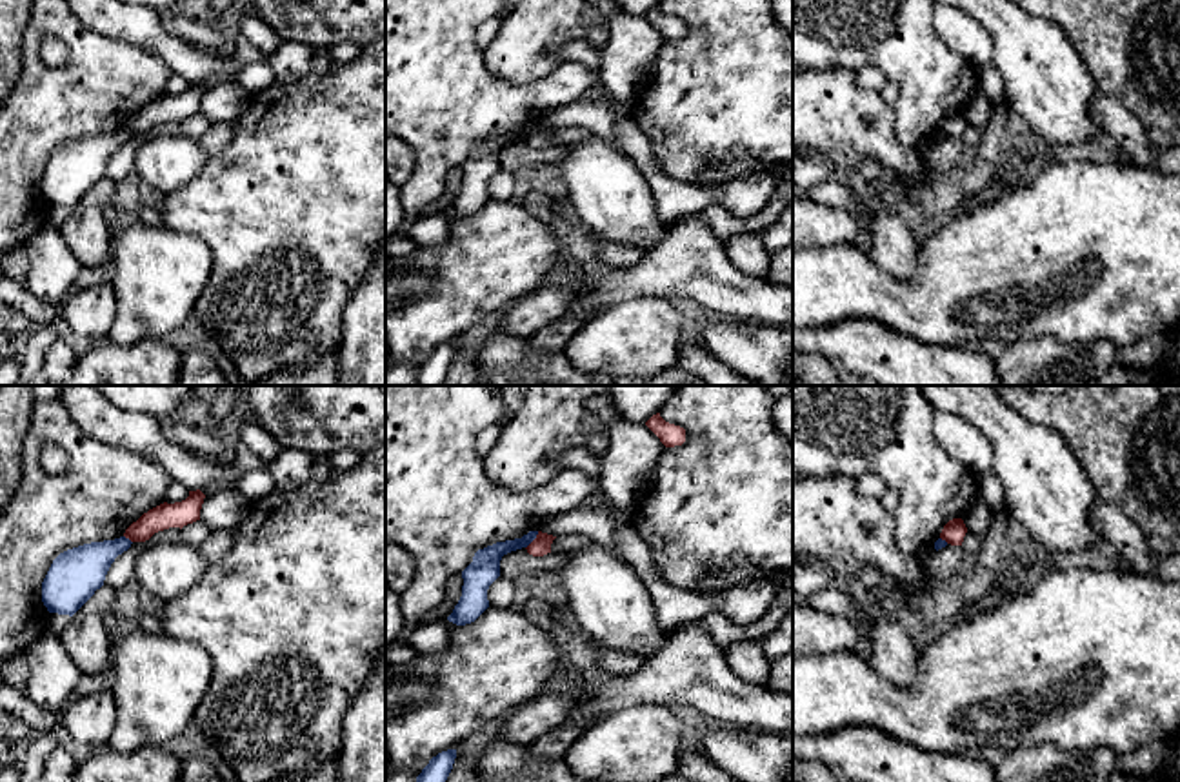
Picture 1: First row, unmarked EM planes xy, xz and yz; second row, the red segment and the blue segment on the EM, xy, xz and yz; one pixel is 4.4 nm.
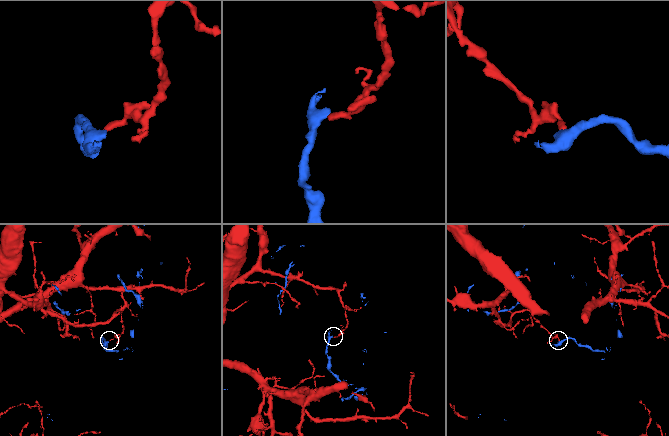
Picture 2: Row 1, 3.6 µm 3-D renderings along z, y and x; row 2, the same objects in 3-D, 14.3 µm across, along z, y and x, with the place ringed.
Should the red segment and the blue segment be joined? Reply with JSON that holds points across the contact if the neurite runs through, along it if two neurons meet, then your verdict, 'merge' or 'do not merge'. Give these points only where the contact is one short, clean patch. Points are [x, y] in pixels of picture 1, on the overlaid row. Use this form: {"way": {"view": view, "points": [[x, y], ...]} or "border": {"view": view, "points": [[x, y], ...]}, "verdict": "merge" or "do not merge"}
{"border": {"view": "xz", "points": [[539, 531], [526, 548]]}, "verdict": "do not merge"}

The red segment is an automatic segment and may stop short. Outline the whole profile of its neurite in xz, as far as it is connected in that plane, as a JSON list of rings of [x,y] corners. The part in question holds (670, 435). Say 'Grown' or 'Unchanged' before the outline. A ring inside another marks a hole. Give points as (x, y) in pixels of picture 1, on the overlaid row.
Unchanged. [[[660,413],[653,415],[645,426],[660,438],[665,447],[682,446],[685,442],[685,429],[665,422]]]

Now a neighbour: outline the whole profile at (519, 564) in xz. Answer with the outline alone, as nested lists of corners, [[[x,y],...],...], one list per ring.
[[[525,547],[511,551],[500,560],[500,575],[515,582],[527,580],[536,575],[558,573],[567,562],[565,553],[547,553],[533,556]]]

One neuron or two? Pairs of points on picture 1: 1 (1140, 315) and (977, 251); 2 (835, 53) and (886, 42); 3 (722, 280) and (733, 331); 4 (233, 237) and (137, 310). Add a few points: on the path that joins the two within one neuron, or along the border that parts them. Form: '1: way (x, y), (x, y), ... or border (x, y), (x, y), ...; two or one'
1: way (1115, 270), (1093, 250), (1077, 255), (1022, 255); one
2: way (848, 44), (873, 42); one
3: border (711, 315), (762, 320), (771, 326); two
4: border (175, 230), (210, 253), (199, 297); two

